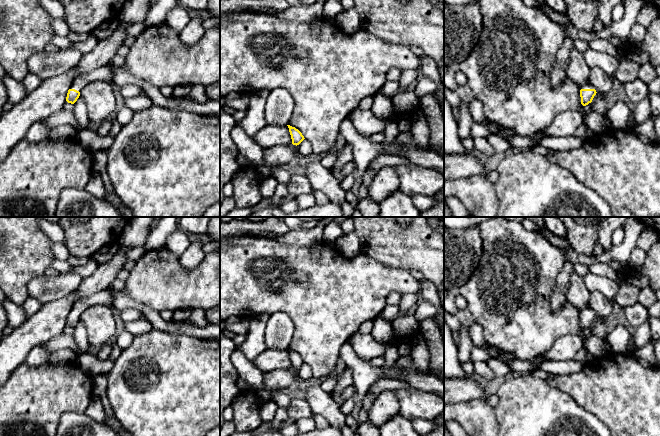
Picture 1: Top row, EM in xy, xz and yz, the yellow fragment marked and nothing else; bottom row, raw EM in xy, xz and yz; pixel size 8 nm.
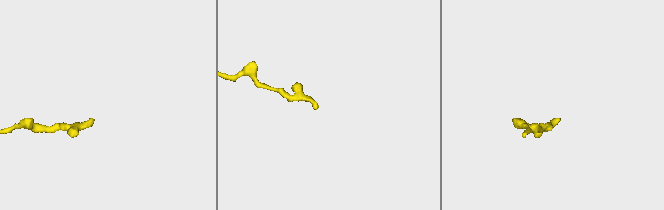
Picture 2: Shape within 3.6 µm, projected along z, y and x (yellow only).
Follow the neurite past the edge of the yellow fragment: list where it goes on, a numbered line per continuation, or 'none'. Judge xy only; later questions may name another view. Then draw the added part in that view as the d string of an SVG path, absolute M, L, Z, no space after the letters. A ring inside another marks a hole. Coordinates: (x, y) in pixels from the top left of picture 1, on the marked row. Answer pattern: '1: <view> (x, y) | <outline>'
1: xy (105, 73) | M106 65L104 67L97 68L88 73L80 75L74 79L70 89L75 89L81 92L86 85L95 80L102 80L110 84L114 83L112 69Z

